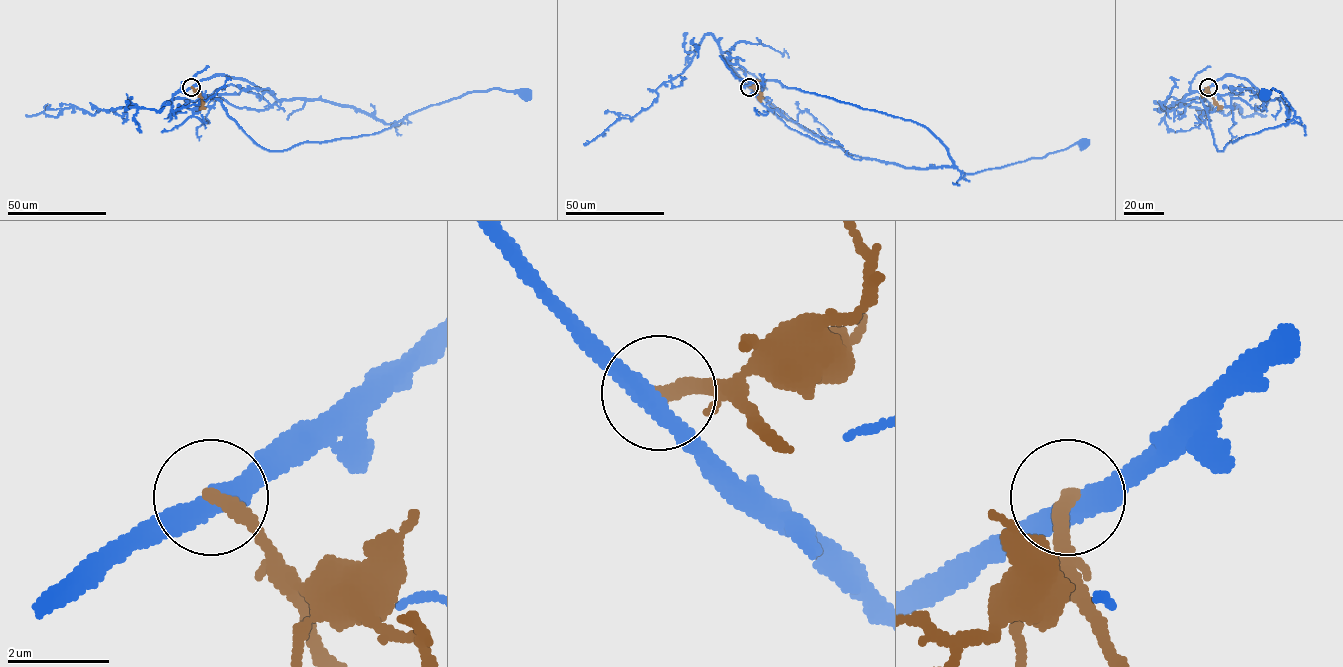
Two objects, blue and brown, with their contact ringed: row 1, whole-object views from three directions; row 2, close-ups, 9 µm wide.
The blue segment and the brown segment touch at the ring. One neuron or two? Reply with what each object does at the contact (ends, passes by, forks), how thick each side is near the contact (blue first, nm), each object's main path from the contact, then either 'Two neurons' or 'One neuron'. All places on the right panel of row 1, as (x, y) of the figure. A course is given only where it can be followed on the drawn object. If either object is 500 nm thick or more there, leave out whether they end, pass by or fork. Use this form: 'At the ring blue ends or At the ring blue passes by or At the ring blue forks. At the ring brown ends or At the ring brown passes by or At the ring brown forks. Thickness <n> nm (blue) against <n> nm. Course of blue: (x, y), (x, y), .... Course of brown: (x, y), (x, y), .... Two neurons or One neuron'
At the ring blue passes by. At the ring brown ends. Thickness 380 nm (blue) against 300 nm. Course of blue: (1208, 87), (1226, 75), (1247, 79), (1264, 101), (1288, 106), (1287, 124), (1294, 113), (1282, 94), (1265, 94). Course of brown: (1208, 87), (1217, 110). Two neurons

